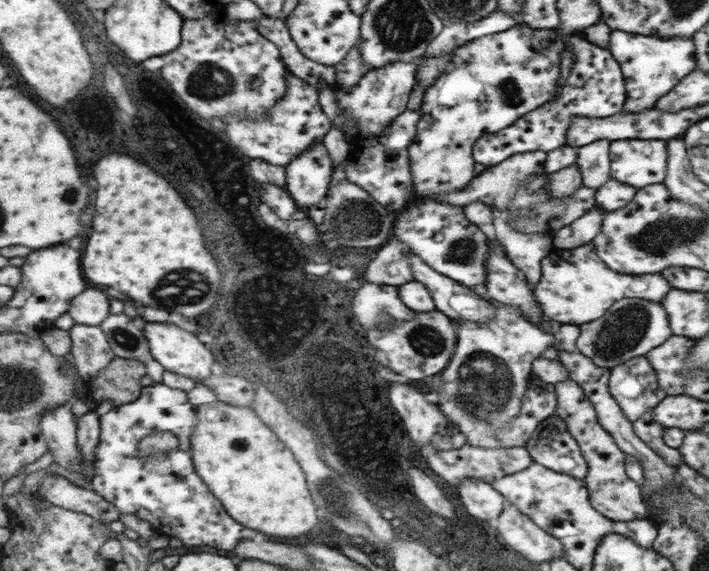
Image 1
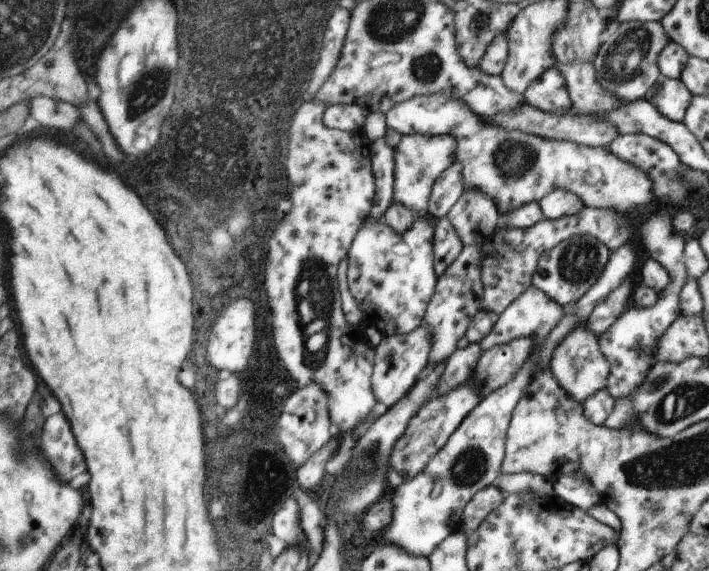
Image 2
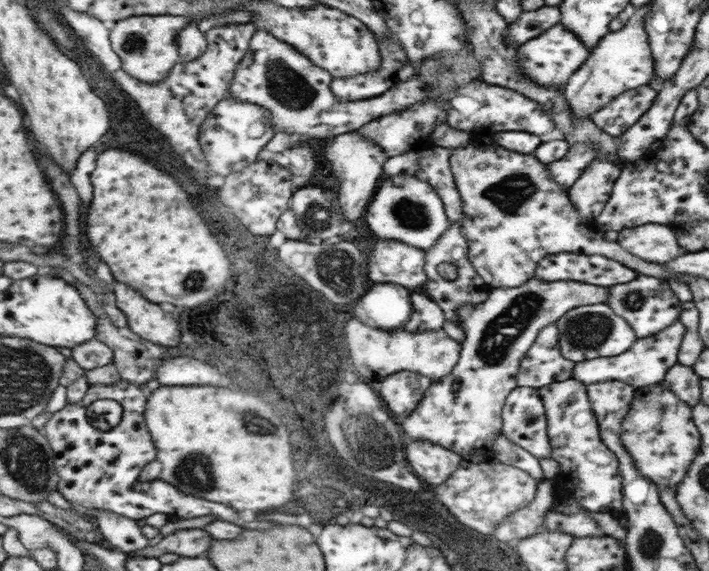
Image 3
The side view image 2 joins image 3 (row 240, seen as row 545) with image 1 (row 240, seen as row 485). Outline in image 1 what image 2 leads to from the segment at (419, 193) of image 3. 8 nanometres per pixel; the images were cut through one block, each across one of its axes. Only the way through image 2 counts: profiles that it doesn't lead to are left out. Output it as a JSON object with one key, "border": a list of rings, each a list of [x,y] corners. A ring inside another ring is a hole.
{"border":[[[433,198],[423,204],[401,210],[399,218],[393,222],[391,236],[397,236],[399,242],[405,242],[413,256],[419,256],[435,272],[449,276],[451,280],[463,286],[485,286],[487,284],[487,258],[491,252],[491,234],[469,220],[465,220],[463,208],[439,204]]]}

